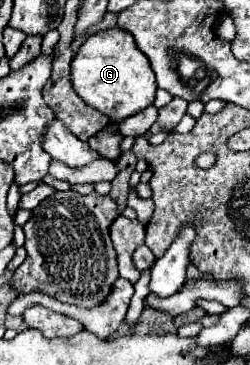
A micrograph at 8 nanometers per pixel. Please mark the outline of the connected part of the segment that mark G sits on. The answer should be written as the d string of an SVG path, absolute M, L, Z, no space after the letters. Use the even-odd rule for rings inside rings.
M118 27L90 35L72 61L72 85L86 105L98 109L110 121L130 117L154 103L156 77L148 57L138 49L134 37Z

